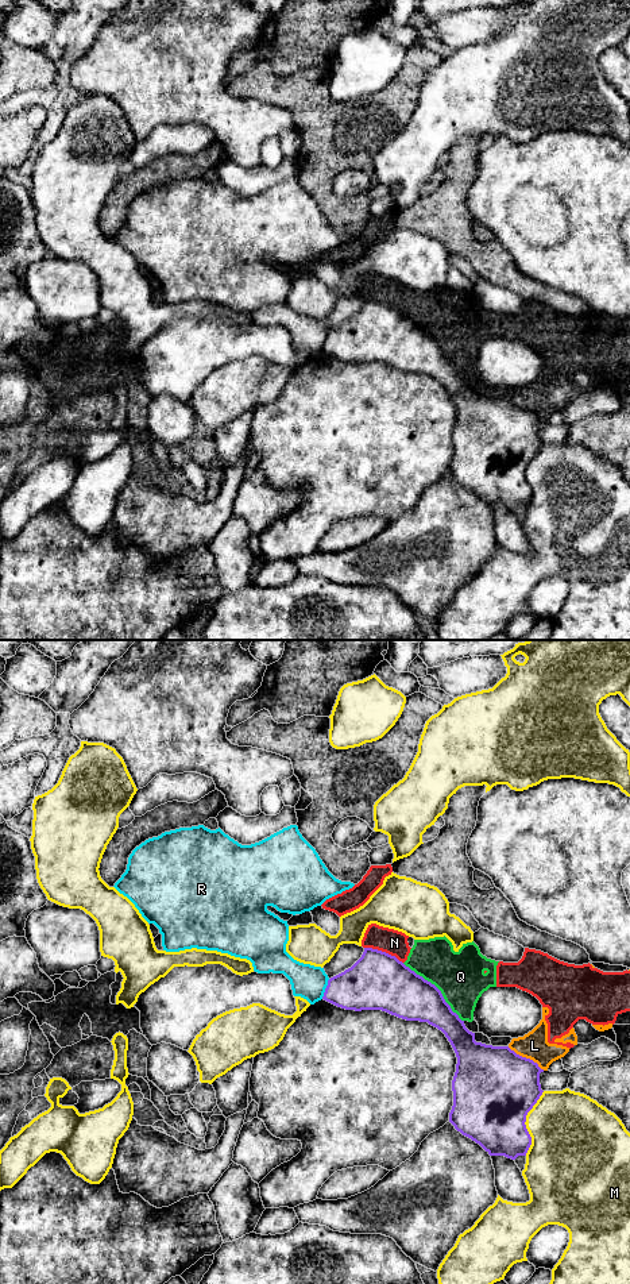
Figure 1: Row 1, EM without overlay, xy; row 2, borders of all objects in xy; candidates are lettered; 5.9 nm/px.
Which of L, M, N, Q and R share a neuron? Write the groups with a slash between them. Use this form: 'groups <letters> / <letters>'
groups L N Q / M / R

